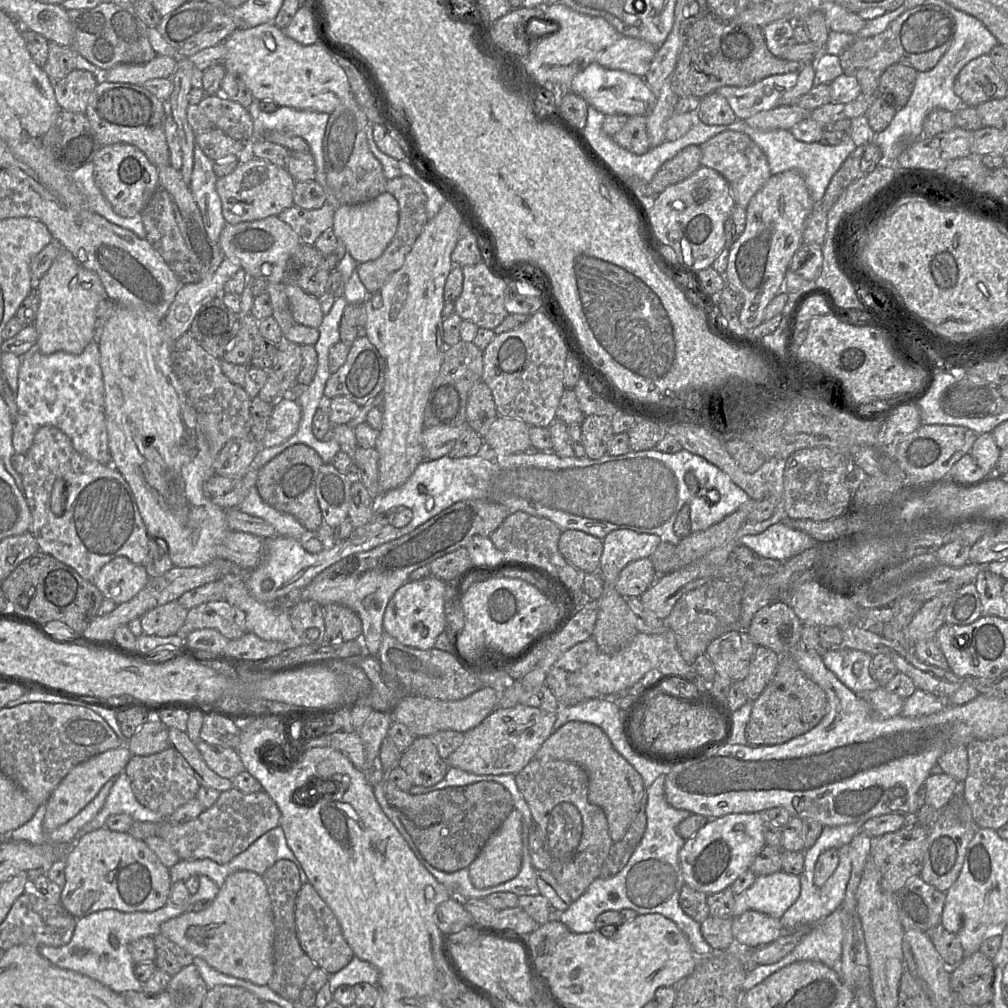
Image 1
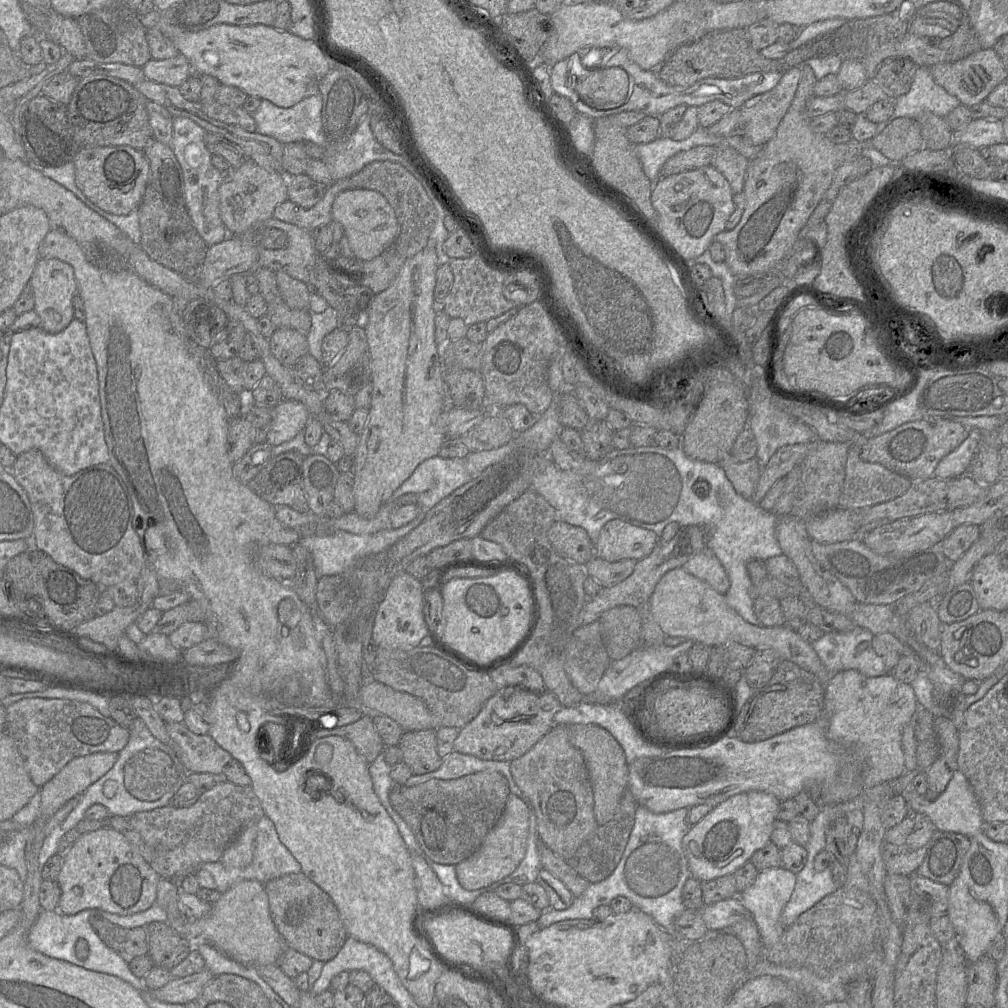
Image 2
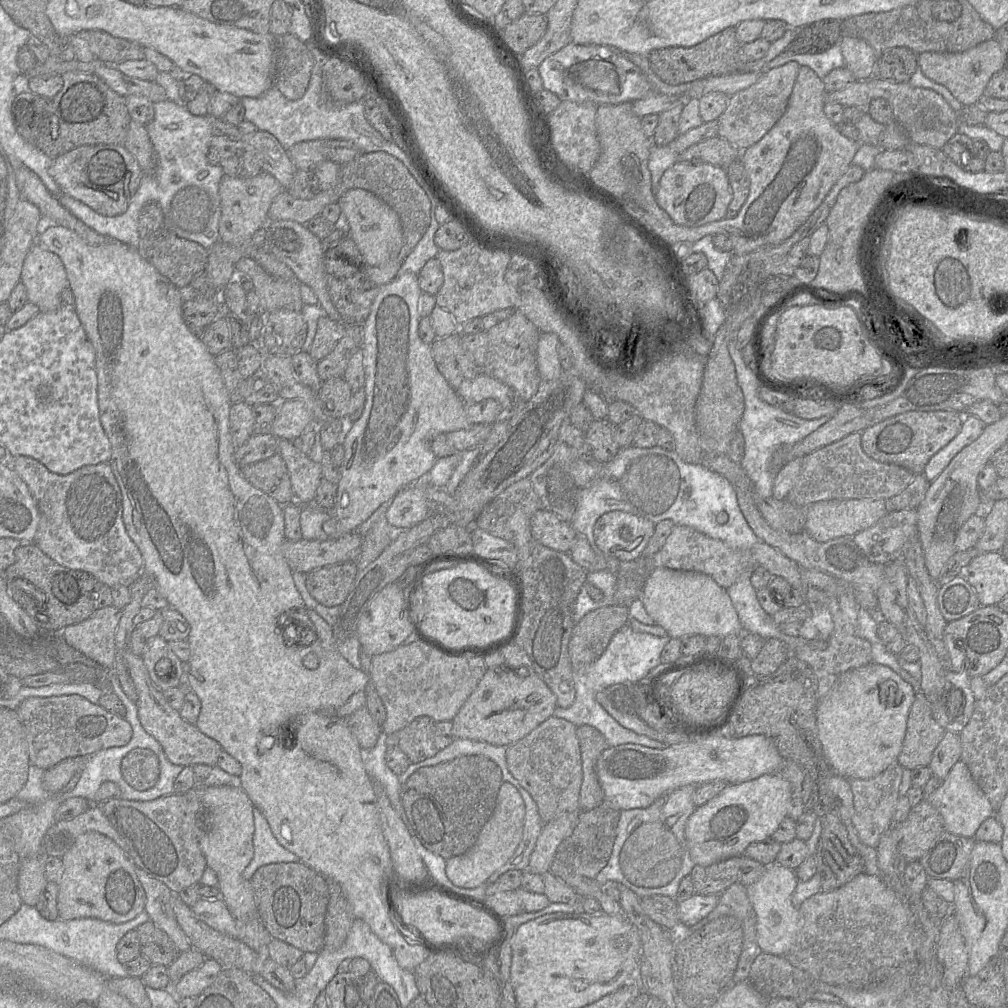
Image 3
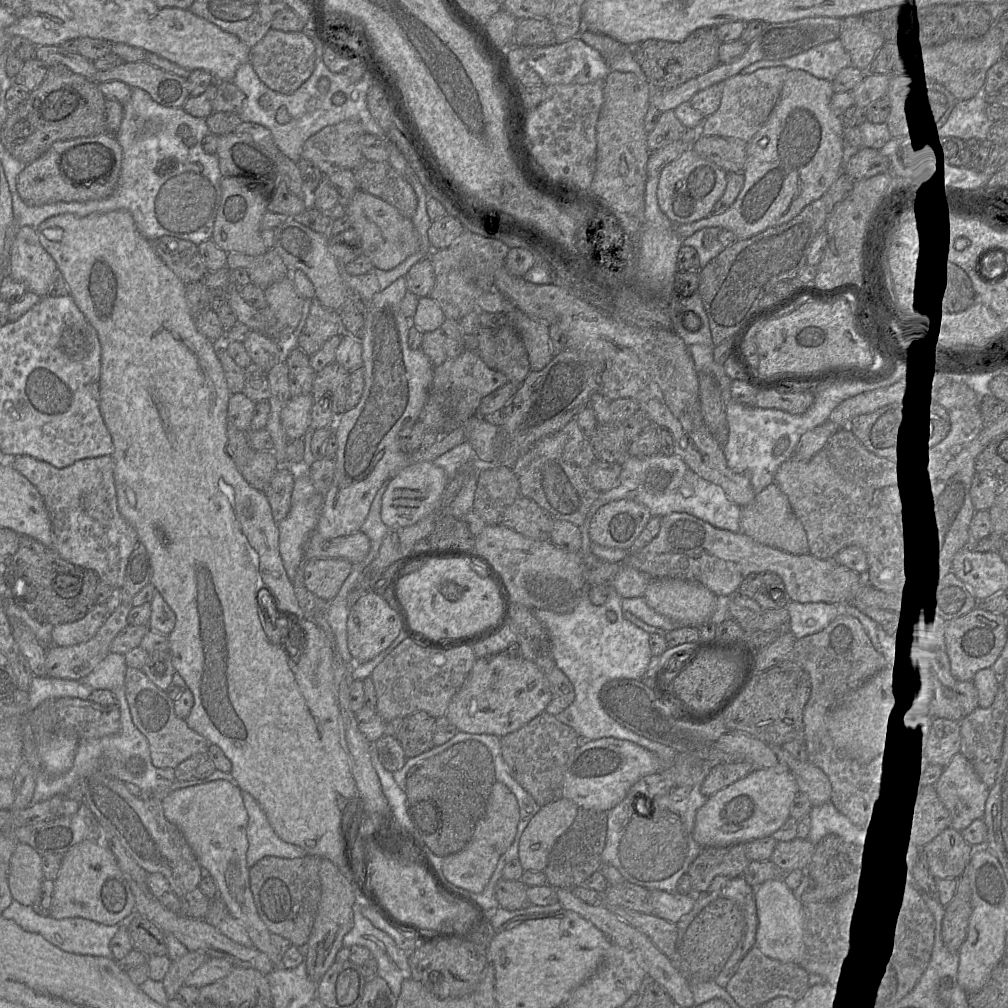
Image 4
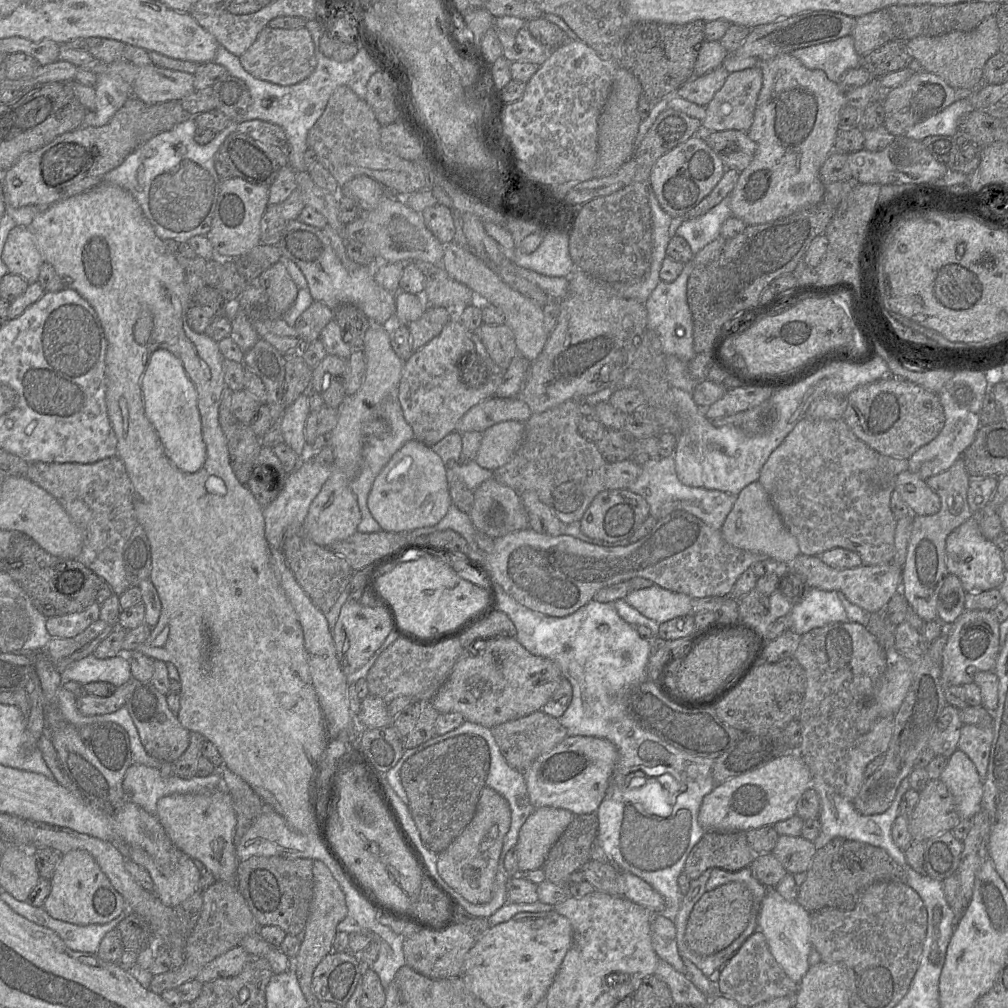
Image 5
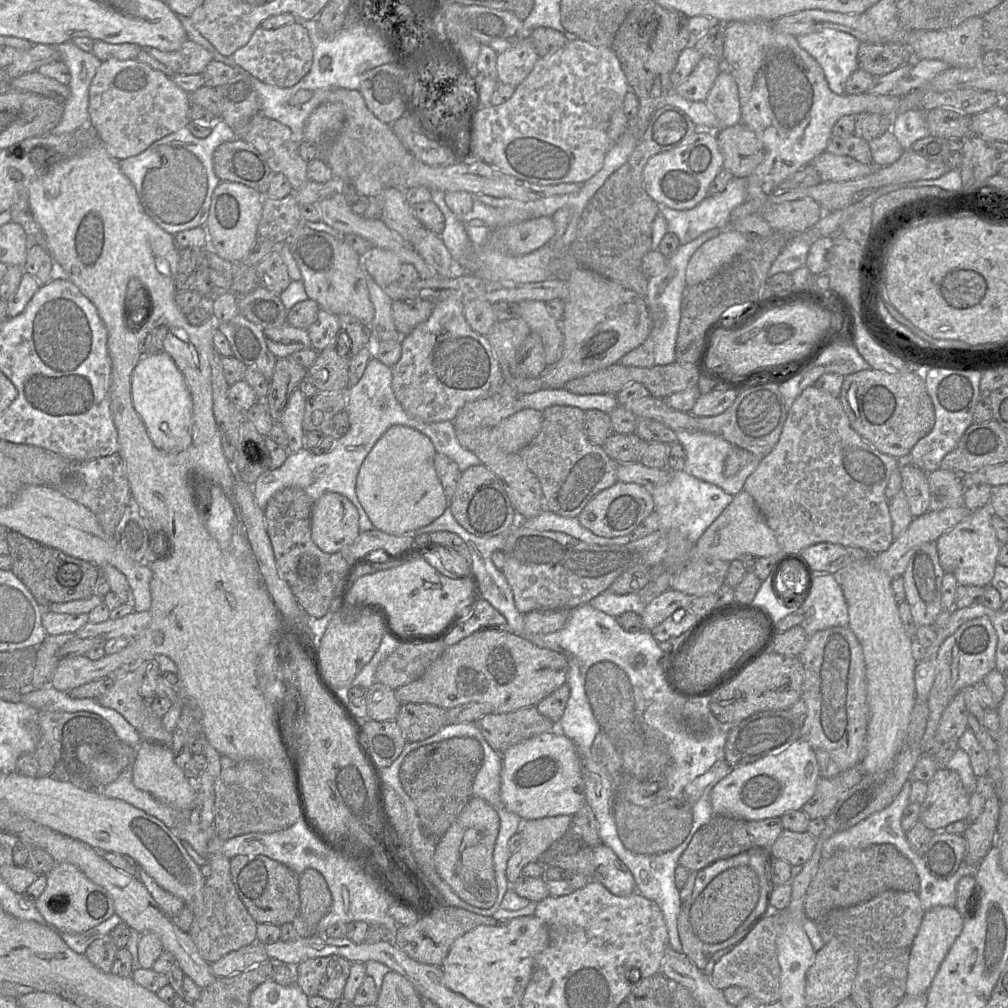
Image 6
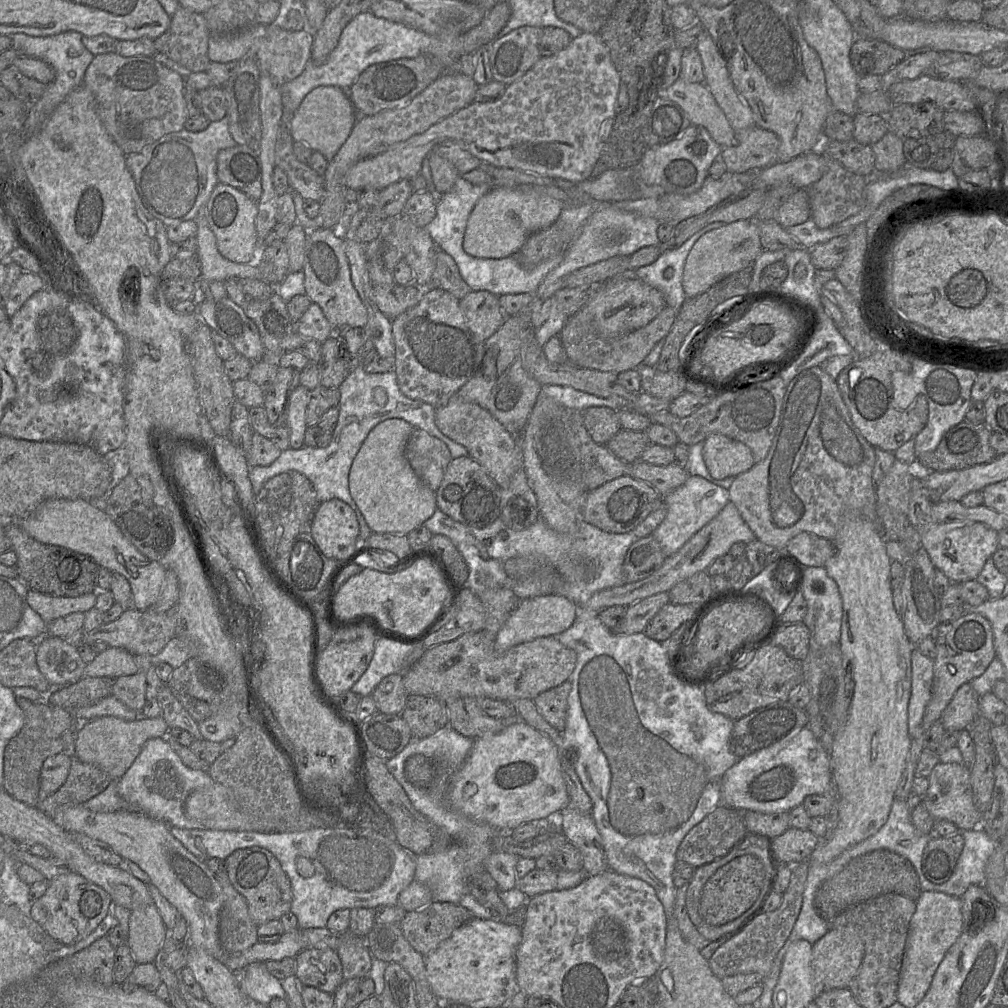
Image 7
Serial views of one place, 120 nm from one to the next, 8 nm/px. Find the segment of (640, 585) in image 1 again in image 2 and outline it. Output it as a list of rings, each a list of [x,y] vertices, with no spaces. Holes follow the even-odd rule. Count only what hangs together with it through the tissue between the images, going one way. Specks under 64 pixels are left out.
[[[595,555],[584,568],[587,575],[602,587],[610,587],[628,578],[633,573],[636,563],[637,560],[633,559],[609,562]]]

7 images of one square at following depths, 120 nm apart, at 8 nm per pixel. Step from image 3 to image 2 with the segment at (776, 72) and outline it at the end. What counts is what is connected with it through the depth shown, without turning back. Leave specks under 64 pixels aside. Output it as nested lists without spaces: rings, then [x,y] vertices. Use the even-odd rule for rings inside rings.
[[[790,68],[782,73],[773,89],[754,96],[739,108],[745,141],[763,146],[775,135],[793,101],[800,78],[801,68]]]

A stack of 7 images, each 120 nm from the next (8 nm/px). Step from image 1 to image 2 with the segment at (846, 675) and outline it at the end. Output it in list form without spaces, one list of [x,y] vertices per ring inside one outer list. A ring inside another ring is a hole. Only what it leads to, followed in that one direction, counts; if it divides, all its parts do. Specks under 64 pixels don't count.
[[[855,626],[850,632],[827,632],[812,646],[833,675],[854,669],[867,677],[883,676],[888,670],[872,647],[873,636],[869,630]]]

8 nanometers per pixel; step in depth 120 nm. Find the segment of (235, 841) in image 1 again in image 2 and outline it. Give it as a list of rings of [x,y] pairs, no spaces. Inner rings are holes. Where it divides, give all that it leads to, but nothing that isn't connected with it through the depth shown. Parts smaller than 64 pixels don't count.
[[[218,781],[211,789],[202,793],[191,806],[176,808],[168,805],[147,812],[138,812],[128,817],[132,828],[143,838],[151,851],[150,866],[161,877],[179,884],[179,882],[195,874],[205,863],[220,862],[223,852],[237,837],[240,831],[251,823],[265,816],[261,803],[250,786],[240,786],[228,781]]]

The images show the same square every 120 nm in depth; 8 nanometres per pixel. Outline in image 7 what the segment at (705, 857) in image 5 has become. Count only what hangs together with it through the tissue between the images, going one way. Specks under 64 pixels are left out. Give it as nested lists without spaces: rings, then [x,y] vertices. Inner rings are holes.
[[[719,805],[687,833],[676,851],[676,860],[697,868],[735,850],[748,834],[742,812]]]

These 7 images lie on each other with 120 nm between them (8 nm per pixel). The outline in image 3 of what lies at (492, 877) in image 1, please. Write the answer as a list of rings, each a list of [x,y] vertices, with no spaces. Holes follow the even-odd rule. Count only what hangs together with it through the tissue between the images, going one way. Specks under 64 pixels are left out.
[[[503,782],[496,804],[489,819],[483,825],[475,844],[464,854],[446,860],[446,875],[457,887],[473,889],[482,885],[514,854],[523,835],[525,803],[518,790],[509,782]]]

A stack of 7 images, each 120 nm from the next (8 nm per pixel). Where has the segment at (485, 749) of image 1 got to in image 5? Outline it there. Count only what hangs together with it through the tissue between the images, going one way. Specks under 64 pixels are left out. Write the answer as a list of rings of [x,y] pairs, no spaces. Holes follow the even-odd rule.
[[[502,636],[464,649],[431,702],[440,713],[458,712],[466,721],[492,728],[541,710],[562,679],[557,663],[532,654],[516,637]]]

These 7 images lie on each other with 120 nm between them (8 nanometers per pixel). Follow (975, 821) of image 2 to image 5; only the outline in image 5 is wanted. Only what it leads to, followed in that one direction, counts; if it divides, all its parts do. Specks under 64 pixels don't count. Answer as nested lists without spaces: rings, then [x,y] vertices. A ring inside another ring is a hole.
[[[957,749],[951,755],[940,779],[952,794],[961,819],[971,820],[983,809],[984,781],[963,751]]]

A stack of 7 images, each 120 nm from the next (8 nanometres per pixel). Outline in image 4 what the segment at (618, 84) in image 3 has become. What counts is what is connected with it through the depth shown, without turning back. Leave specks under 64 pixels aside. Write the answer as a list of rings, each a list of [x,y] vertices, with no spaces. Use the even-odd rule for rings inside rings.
[[[579,36],[547,46],[525,46],[525,50],[529,68],[540,75],[544,86],[604,81],[610,71],[601,53],[587,45]]]

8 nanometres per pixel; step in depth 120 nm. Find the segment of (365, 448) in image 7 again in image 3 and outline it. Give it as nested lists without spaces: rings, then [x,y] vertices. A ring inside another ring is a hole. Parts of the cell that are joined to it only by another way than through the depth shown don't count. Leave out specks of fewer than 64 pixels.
[[[429,472],[401,489],[386,512],[388,522],[396,528],[409,528],[423,521],[430,514],[424,495],[428,486],[435,486],[429,482]]]

